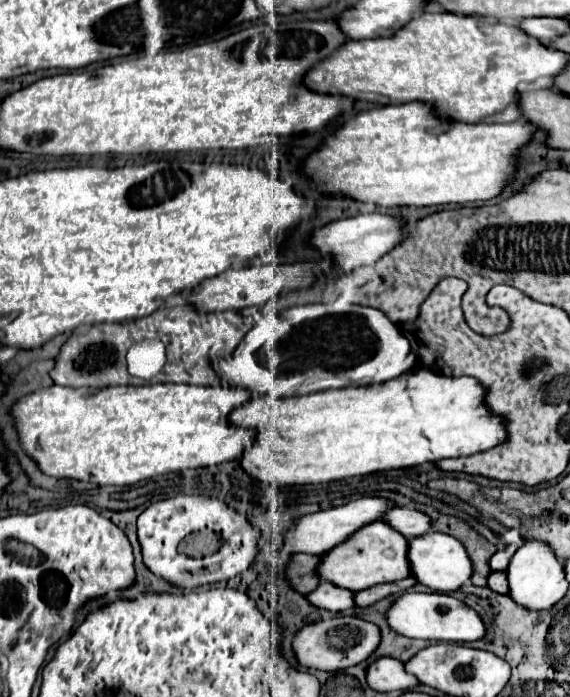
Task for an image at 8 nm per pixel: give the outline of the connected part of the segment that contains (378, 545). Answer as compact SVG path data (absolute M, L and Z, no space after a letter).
M374 521L372 525L364 525L364 529L352 533L352 537L348 537L348 541L342 541L336 549L322 553L318 565L318 577L336 587L362 591L376 583L390 583L410 577L410 565L406 553L408 553L408 541L386 523L382 525L382 521Z

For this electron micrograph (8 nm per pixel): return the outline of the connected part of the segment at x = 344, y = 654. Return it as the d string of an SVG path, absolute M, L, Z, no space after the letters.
M334 617L328 621L316 621L302 627L294 639L292 649L300 665L318 671L340 671L366 661L380 645L380 631L376 625L358 617Z

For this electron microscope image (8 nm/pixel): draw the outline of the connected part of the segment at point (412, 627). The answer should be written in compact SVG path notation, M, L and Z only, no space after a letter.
M404 591L394 605L390 605L386 613L386 621L394 633L400 633L410 639L426 639L426 641L454 641L454 643L470 643L484 637L486 627L480 615L464 605L460 599L442 593L420 593L420 591Z

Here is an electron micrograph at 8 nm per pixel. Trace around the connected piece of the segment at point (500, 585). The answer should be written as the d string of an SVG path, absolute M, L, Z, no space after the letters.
M502 571L490 573L490 577L488 577L488 587L490 587L492 591L496 591L496 593L506 595L506 593L508 593L508 579L506 579L506 573L502 573Z

